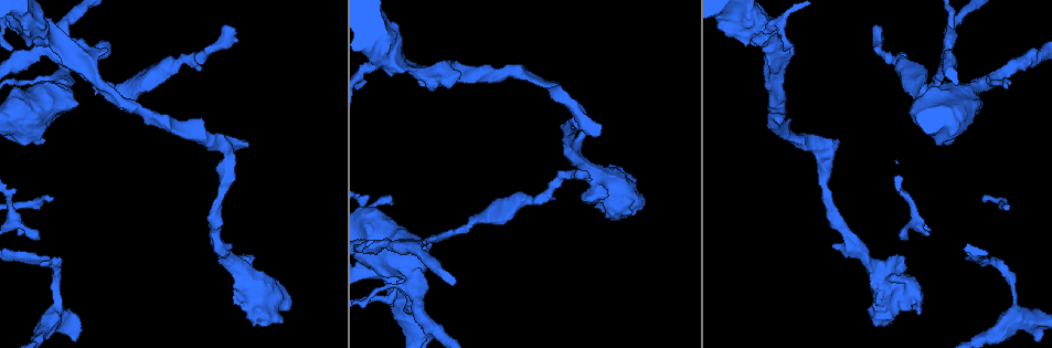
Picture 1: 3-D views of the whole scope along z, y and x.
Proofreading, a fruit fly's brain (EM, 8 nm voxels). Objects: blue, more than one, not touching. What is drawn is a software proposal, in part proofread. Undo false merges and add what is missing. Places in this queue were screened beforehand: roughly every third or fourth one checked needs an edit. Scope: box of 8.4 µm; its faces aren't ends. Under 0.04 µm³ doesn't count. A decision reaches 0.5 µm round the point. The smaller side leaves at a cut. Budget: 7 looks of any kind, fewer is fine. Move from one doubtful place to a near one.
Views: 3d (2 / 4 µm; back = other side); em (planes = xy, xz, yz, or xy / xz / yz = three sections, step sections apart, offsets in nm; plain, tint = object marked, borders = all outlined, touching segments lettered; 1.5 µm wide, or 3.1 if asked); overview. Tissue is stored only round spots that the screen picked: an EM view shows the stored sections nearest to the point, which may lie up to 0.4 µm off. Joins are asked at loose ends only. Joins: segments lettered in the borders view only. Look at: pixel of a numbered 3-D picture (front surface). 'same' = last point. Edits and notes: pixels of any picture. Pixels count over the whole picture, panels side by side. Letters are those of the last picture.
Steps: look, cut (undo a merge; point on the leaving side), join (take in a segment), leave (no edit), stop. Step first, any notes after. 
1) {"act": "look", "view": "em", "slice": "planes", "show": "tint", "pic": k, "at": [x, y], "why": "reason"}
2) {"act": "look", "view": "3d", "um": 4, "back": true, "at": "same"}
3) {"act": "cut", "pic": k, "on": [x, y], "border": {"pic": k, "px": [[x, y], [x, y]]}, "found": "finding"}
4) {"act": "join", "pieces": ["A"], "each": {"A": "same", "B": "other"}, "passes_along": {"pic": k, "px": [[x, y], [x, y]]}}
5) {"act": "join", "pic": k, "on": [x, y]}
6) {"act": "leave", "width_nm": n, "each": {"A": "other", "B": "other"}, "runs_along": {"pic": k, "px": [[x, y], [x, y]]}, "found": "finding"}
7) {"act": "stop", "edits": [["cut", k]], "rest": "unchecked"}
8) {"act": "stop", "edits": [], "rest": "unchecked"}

{"act": "look", "view": "3d", "um": 2, "pic": 1, "at": [879, 28], "why": "free end"}

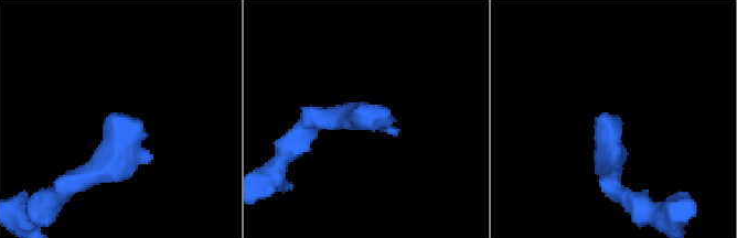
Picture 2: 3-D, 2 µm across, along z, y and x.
{"act": "look", "view": "em", "slice": "planes", "show": "borders", "pic": 2, "at": [126, 115]}

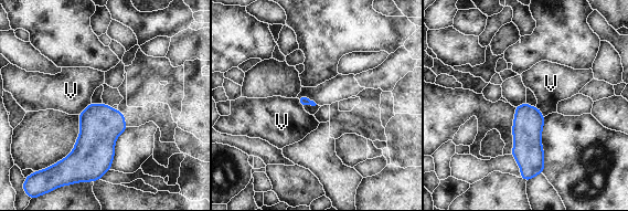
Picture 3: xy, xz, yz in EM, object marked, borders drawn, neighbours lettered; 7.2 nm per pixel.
{"act": "leave", "each": {"V": "other"}, "border": {"pic": 3, "px": [[91, 102], [80, 115]]}, "found": "none of them fits"}

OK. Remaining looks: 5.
{"act": "look", "view": "em", "slice": "planes", "show": "borders", "pic": 1, "at": [121, 90], "why": "calibre changes"}

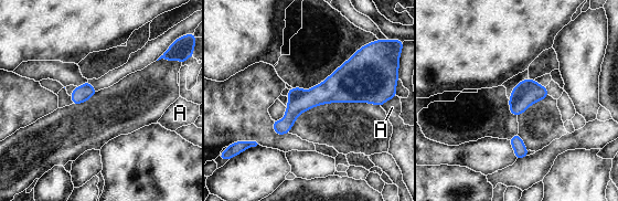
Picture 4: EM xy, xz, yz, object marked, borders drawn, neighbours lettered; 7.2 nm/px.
{"act": "leave", "width_nm": 110, "each": {"A": "other"}, "border": {"pic": 4, "px": [[385, 102], [380, 105]]}, "found": "continuous, no second neuron"}

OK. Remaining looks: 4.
{"act": "look", "view": "em", "slice": "xz", "step": 8, "show": "tint", "pic": 1, "at": [53, 314], "why": "three arms meet"}

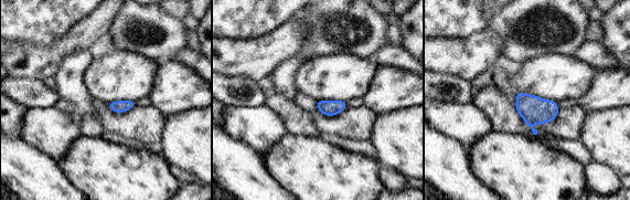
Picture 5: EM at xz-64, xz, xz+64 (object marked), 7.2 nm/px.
{"act": "look", "view": "em", "slice": "planes", "show": "borders", "at": "same", "why": "another direction"}

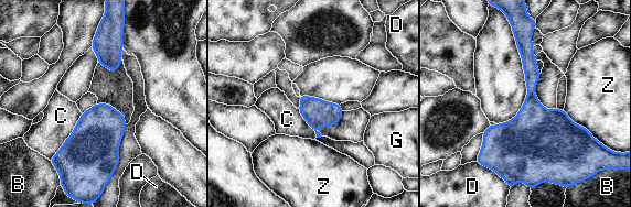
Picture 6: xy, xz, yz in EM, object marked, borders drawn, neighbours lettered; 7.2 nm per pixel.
{"act": "leave", "each": {"B": "other", "C": "other", "D": "other", "G": "other", "Z": "other"}, "border": {"pic": 6, "px": [[82, 113], [73, 132], [50, 160]]}, "found": "continuous, no second neuron"}

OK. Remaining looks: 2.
{"act": "stop", "edits": [], "rest": "unchecked"}

